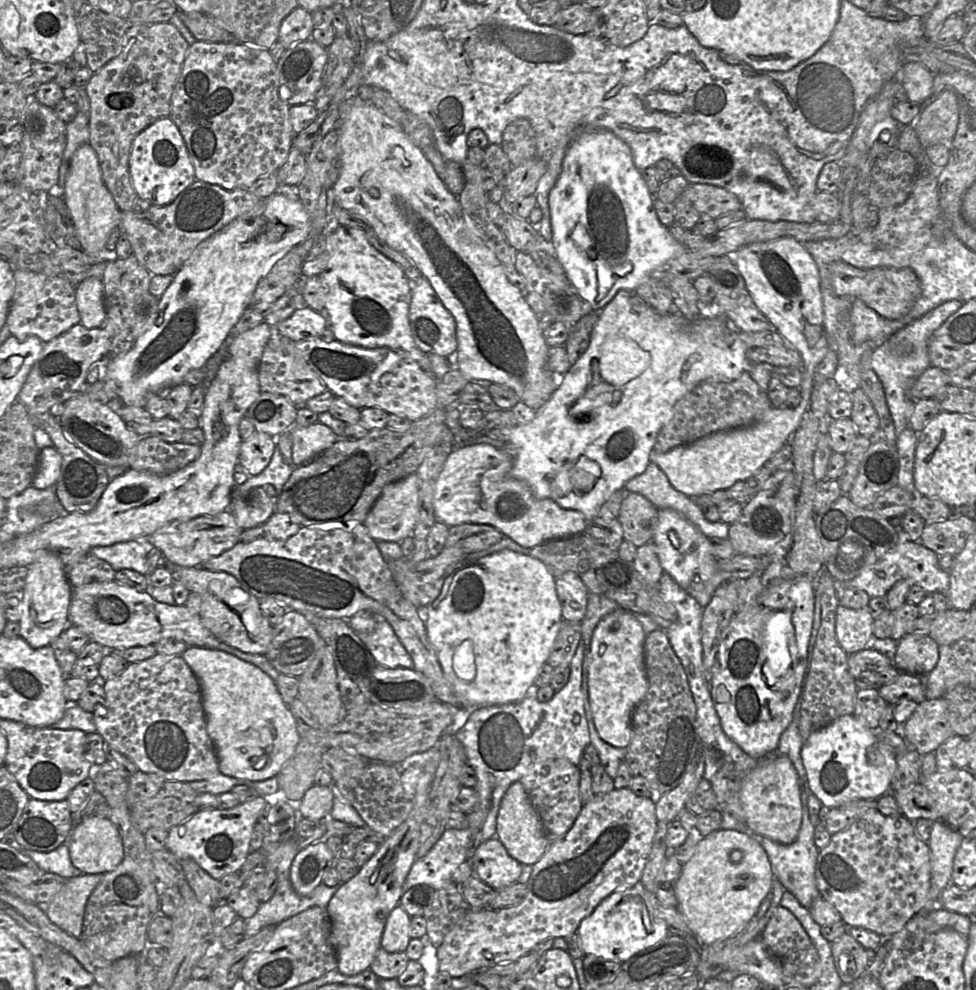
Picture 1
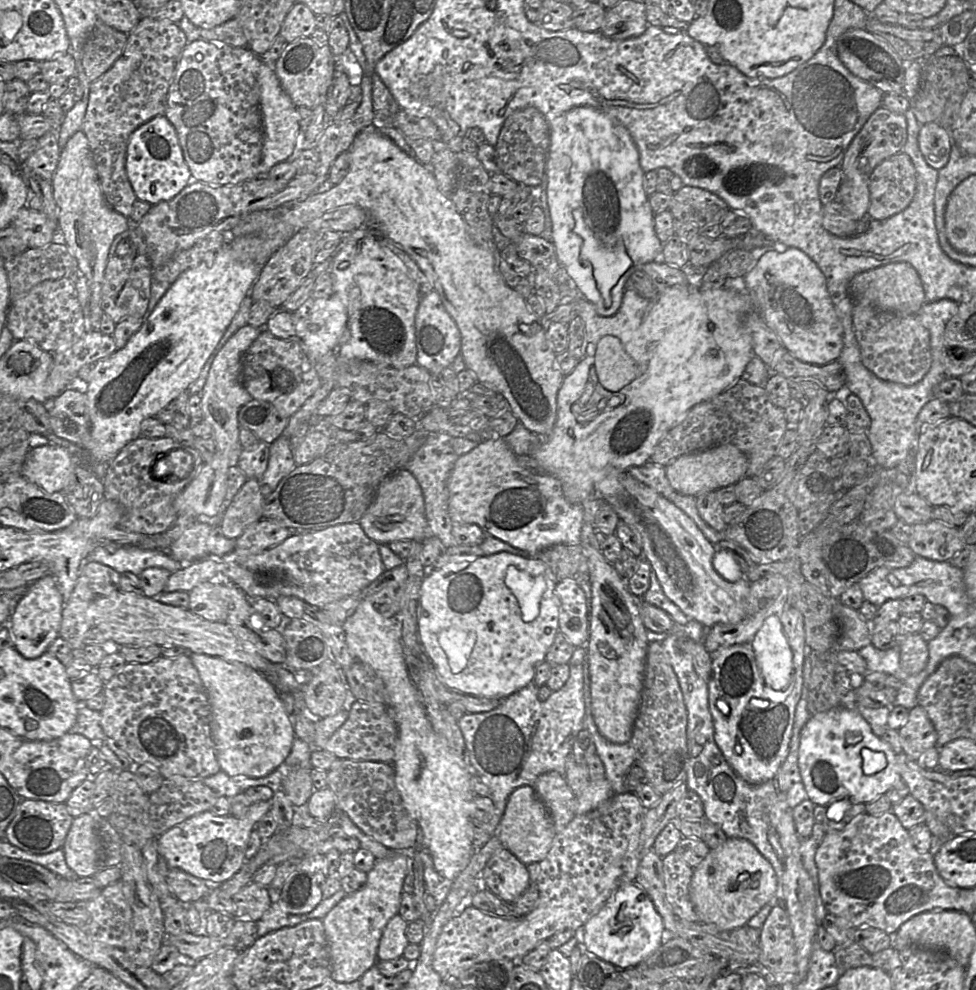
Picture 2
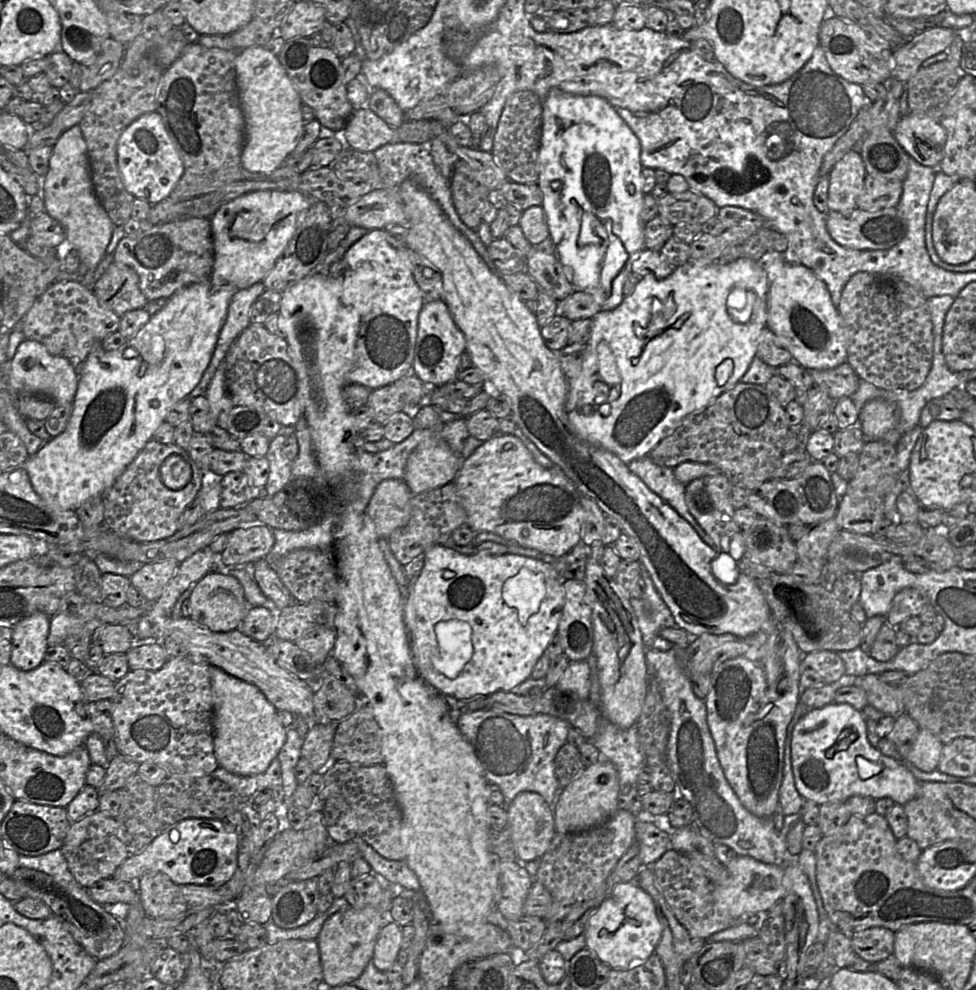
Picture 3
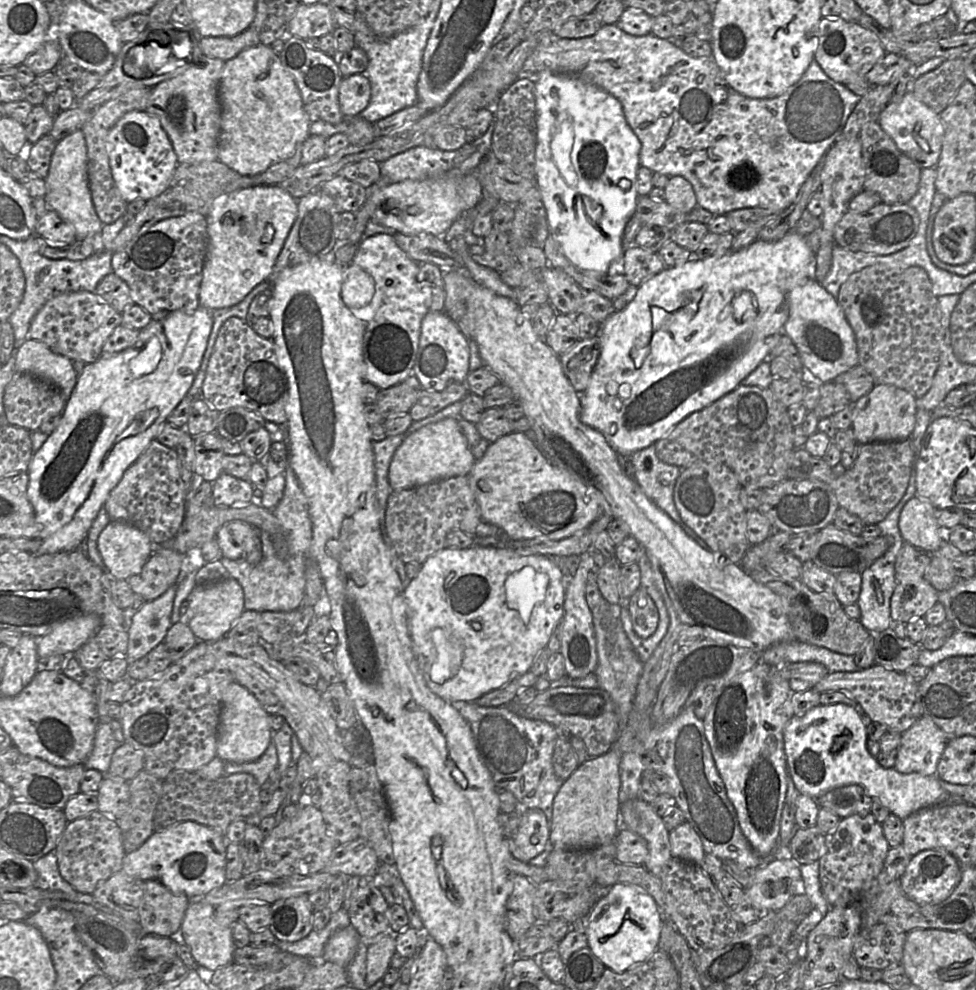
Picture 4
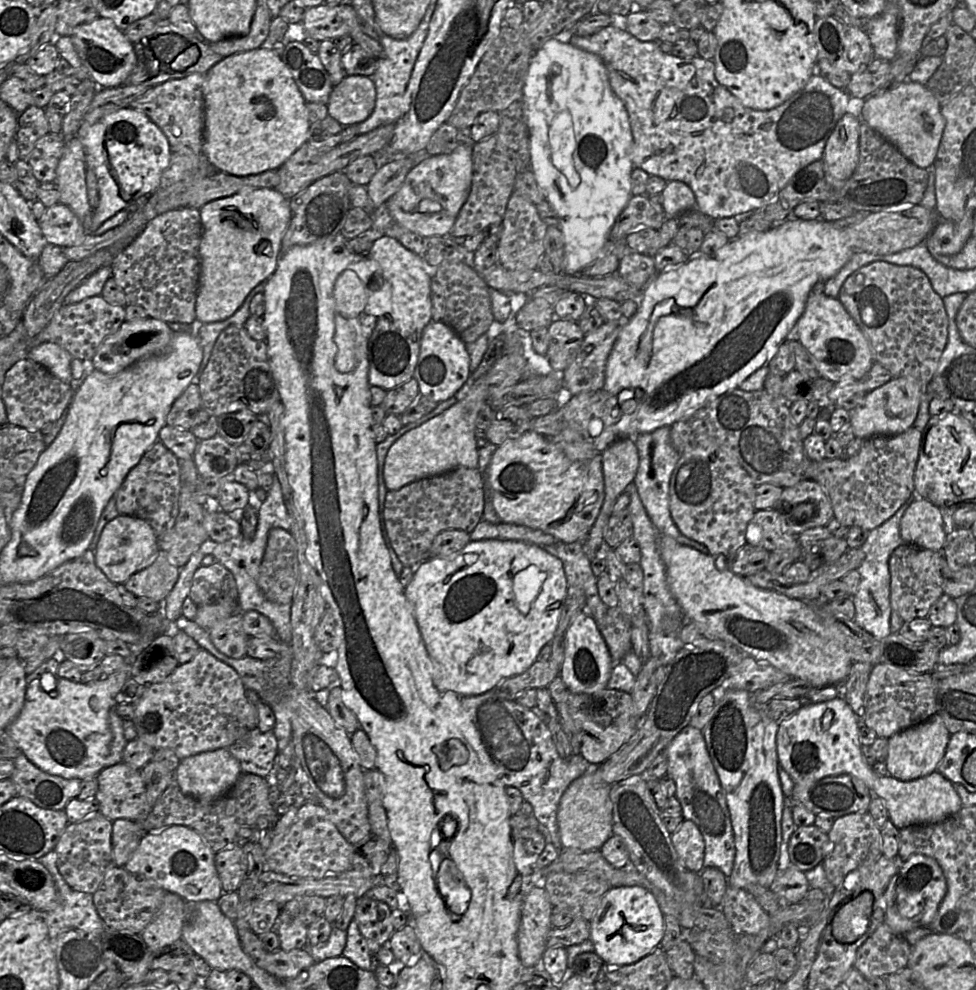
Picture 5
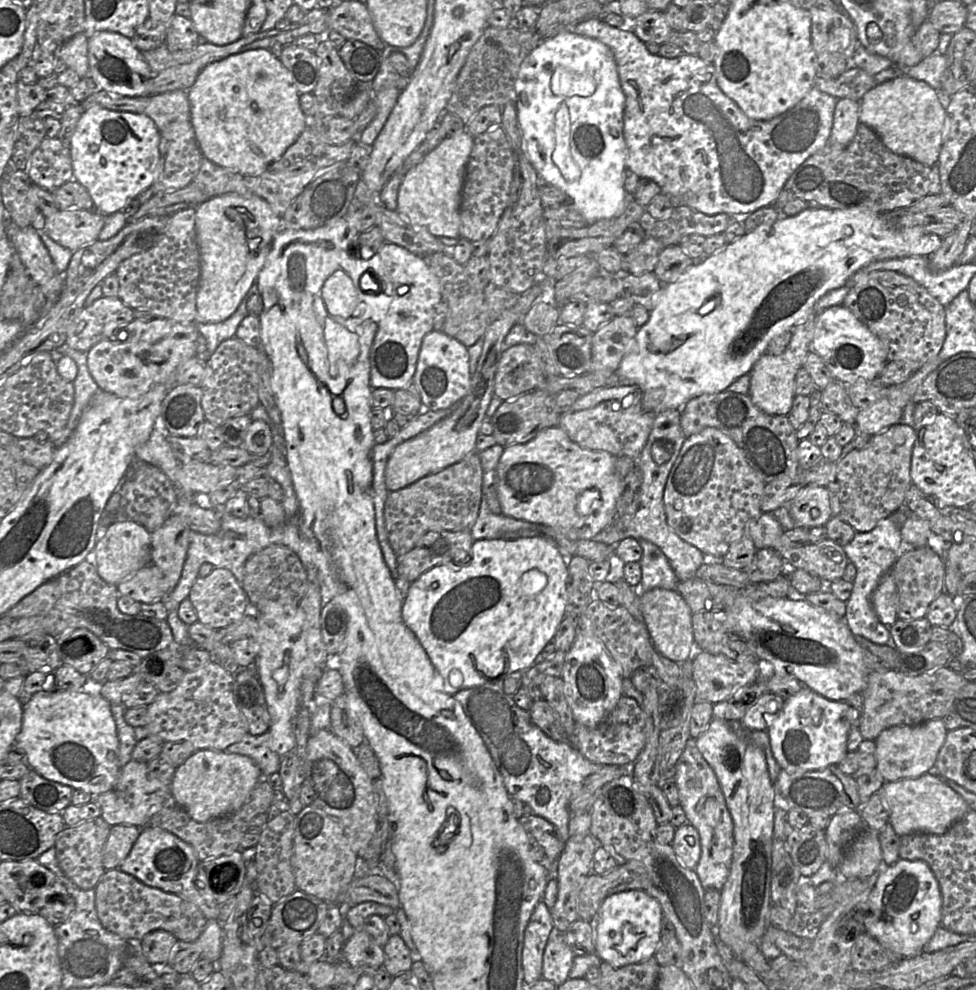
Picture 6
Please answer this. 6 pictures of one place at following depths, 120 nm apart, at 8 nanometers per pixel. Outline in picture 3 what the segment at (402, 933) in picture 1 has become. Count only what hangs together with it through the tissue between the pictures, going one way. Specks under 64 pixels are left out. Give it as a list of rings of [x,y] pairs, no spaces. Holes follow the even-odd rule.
[[[390,921],[379,932],[372,961],[380,971],[387,971],[396,961],[401,950],[402,927]]]

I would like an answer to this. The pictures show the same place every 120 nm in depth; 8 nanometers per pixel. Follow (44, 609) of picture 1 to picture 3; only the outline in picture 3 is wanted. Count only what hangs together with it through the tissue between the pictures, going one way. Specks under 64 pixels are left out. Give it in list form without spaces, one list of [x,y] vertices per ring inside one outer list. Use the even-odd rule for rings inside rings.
[[[36,612],[13,627],[10,664],[22,670],[37,668],[44,661],[48,648],[50,617]]]

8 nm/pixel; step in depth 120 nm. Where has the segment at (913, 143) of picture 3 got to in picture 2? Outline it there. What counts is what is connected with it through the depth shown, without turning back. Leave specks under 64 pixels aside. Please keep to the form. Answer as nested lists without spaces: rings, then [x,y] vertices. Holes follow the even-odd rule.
[[[936,122],[926,123],[920,128],[918,144],[929,166],[939,170],[947,164],[952,149],[949,130]]]

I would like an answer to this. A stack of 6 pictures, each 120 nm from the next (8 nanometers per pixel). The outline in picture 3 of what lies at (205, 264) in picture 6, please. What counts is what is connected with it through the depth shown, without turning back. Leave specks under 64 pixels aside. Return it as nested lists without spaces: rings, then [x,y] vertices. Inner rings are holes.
[[[259,190],[221,205],[210,218],[214,245],[214,264],[210,275],[212,285],[230,285],[241,290],[262,282],[314,201],[320,200],[300,191]]]

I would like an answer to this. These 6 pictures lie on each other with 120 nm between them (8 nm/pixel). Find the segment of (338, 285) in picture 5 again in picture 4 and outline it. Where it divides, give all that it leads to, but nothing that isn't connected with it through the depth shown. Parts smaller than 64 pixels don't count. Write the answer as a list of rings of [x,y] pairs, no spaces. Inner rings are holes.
[[[364,270],[351,271],[345,277],[341,286],[341,298],[349,308],[361,308],[370,303],[375,288],[374,279]]]

